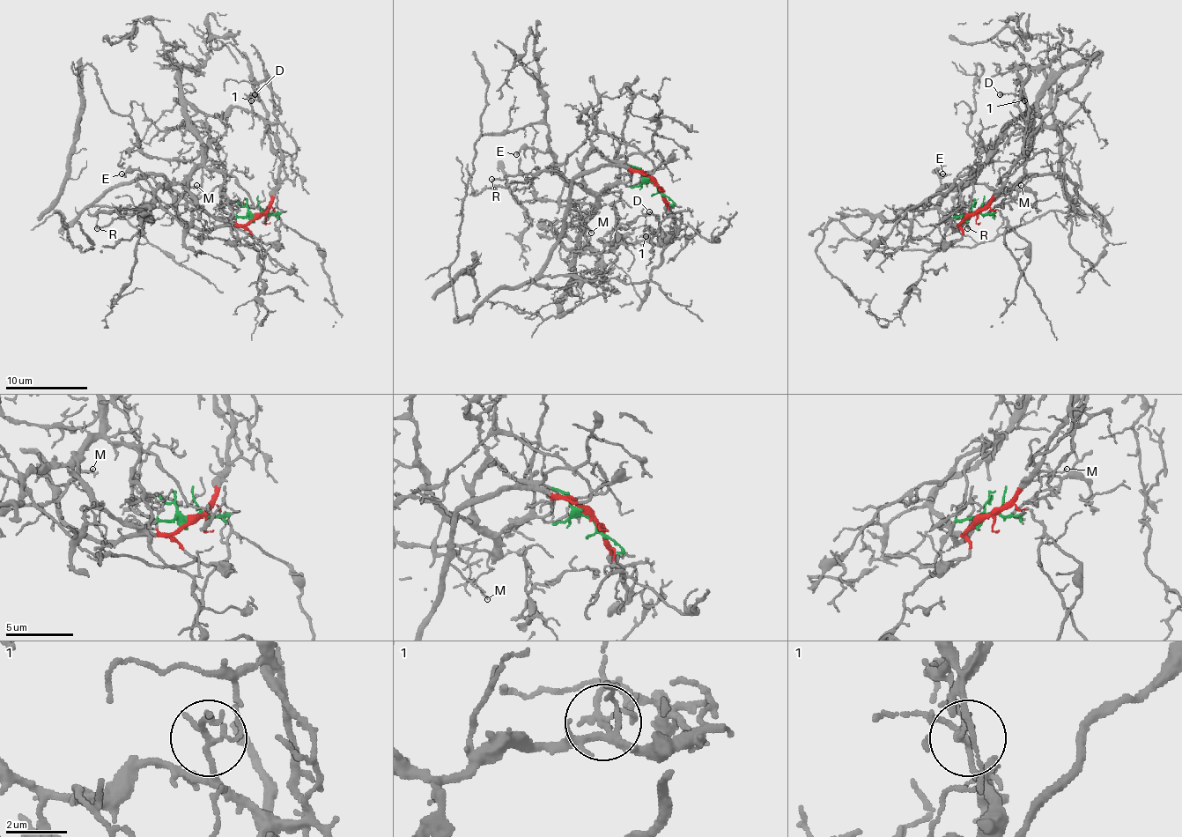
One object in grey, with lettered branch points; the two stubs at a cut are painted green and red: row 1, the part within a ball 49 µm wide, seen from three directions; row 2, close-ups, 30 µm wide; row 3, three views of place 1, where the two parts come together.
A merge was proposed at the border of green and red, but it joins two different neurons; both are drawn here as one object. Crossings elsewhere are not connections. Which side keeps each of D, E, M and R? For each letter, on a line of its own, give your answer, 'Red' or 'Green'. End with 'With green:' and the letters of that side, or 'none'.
D: Green
E: Green
M: Red
R: Green
With green: D, E, R

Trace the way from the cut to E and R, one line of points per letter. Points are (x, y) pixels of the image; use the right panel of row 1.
E: (972, 214), (949, 218), (939, 208), (949, 192), (970, 180), (966, 186), (941, 188), (937, 169), (943, 174)
R: (972, 214), (949, 218), (939, 208), (949, 192), (970, 181), (972, 200), (960, 208), (968, 229)

